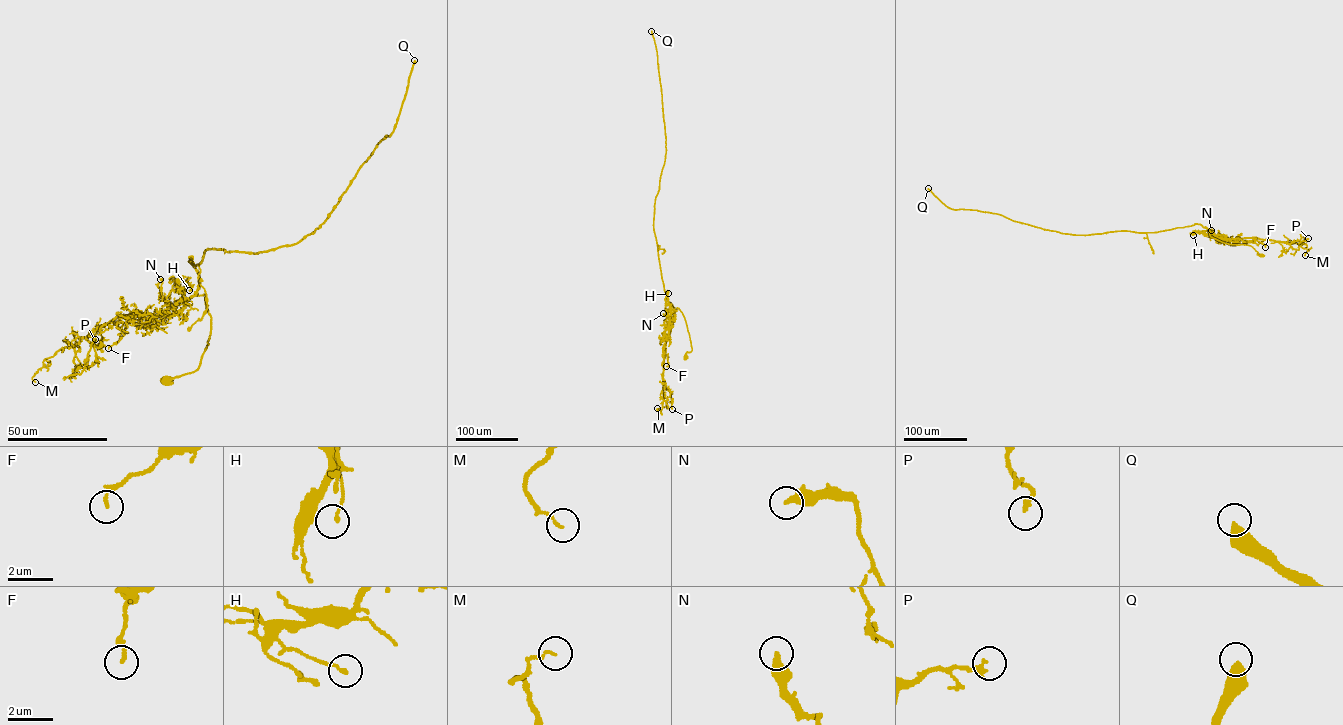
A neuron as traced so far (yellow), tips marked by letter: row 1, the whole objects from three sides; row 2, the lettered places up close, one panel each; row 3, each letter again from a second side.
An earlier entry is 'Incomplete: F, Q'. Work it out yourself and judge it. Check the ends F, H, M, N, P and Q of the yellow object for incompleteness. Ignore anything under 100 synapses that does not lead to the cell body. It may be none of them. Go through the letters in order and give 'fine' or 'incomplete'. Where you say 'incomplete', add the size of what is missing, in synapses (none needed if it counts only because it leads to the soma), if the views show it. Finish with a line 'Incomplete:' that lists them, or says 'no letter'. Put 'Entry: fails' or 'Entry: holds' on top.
Entry: fails
F: fine
H: fine
M: fine
N: fine
P: fine
Q: incomplete | 550 syn
Incomplete: Q

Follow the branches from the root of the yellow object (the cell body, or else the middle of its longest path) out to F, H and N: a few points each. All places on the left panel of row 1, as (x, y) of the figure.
F: (167, 381), (198, 367), (209, 344), (204, 294), (173, 313), (125, 316), (127, 325), (108, 348)
H: (167, 381), (198, 367), (209, 344), (205, 295), (183, 301), (176, 281), (189, 290)
N: (167, 381), (198, 367), (209, 344), (211, 319), (204, 294), (193, 296), (174, 313), (162, 294), (160, 279)

